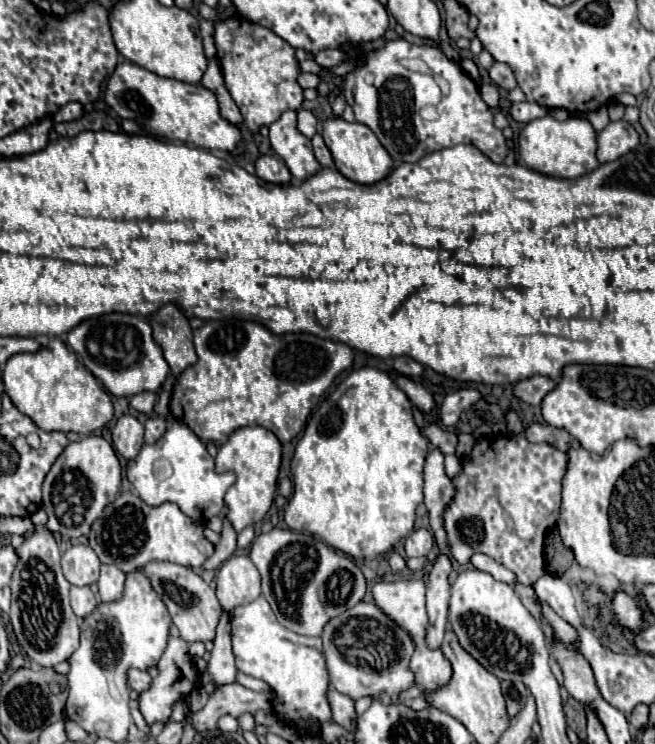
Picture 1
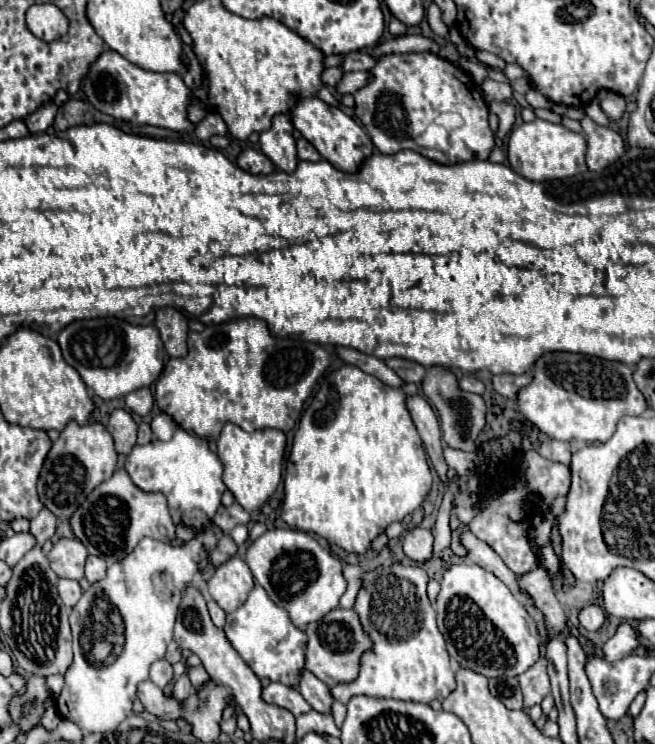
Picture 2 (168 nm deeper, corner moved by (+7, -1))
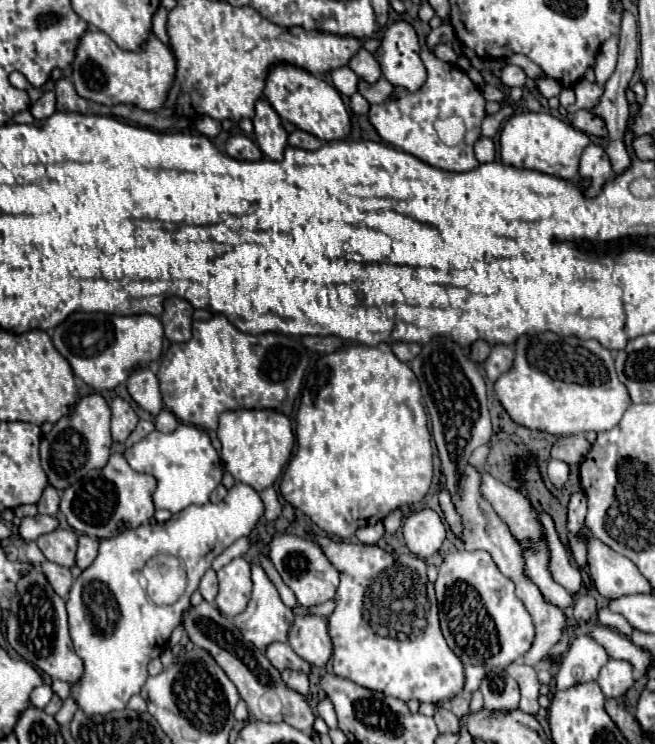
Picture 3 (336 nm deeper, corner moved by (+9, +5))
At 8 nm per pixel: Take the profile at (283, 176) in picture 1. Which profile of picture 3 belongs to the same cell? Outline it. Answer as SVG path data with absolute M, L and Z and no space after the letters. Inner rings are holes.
M234 135L234 137L230 137L228 143L226 143L226 153L232 155L234 159L244 159L244 161L262 159L262 151L246 135Z

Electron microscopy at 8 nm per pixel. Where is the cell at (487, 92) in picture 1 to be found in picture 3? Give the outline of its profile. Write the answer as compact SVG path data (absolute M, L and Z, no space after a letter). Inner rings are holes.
M506 63L506 65L502 67L500 81L502 81L504 85L508 85L508 87L524 87L524 83L526 83L526 73L524 73L522 67Z

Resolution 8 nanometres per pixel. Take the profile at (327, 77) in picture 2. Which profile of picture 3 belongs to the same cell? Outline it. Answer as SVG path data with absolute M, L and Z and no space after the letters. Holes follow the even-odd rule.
M364 49L350 59L348 67L350 67L360 79L364 79L366 83L376 83L376 79L380 79L380 75L382 75L380 65L376 63L374 55L372 55L370 51L364 51Z

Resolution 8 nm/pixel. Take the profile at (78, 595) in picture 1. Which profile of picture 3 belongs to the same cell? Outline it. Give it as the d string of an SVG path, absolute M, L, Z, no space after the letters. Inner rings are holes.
M44 561L44 563L42 563L42 571L44 571L48 583L52 585L52 589L54 589L62 599L66 599L70 587L72 587L70 569L68 569L68 567L62 567L62 565L56 565L56 563L52 563L52 561Z

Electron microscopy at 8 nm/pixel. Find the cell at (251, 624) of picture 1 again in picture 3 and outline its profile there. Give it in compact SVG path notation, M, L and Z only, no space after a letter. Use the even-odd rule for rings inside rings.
M250 563L252 565L252 583L254 583L254 591L252 591L252 597L250 597L250 603L246 607L244 613L236 615L234 617L234 625L242 631L244 639L252 641L256 647L260 649L266 649L266 645L274 643L274 641L288 641L288 629L292 627L294 623L294 613L292 609L288 609L280 595L278 595L278 589L276 585L268 579L266 571L258 565L258 563Z

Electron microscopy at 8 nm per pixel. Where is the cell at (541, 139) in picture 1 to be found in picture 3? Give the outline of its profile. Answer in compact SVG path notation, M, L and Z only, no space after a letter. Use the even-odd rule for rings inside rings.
M516 113L512 115L506 125L500 131L500 159L502 163L514 165L514 167L524 167L524 169L534 169L540 173L556 175L560 179L576 179L578 177L578 163L580 155L586 149L590 139L568 125L562 119L552 117L550 113Z

